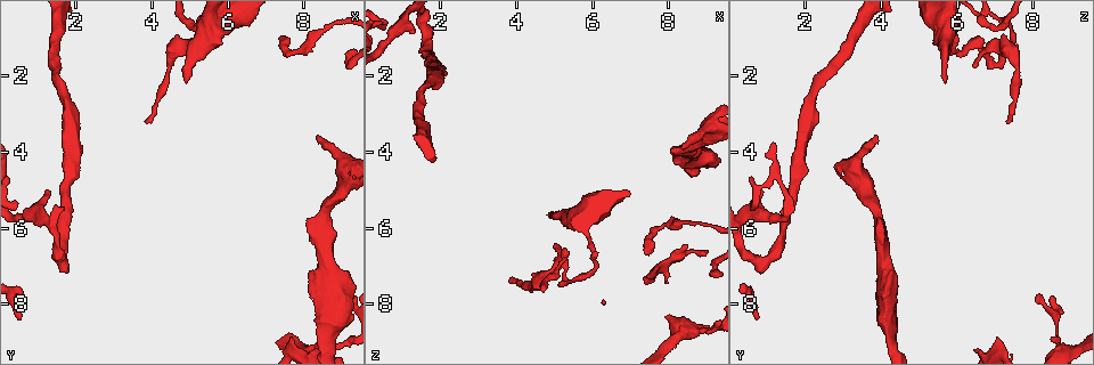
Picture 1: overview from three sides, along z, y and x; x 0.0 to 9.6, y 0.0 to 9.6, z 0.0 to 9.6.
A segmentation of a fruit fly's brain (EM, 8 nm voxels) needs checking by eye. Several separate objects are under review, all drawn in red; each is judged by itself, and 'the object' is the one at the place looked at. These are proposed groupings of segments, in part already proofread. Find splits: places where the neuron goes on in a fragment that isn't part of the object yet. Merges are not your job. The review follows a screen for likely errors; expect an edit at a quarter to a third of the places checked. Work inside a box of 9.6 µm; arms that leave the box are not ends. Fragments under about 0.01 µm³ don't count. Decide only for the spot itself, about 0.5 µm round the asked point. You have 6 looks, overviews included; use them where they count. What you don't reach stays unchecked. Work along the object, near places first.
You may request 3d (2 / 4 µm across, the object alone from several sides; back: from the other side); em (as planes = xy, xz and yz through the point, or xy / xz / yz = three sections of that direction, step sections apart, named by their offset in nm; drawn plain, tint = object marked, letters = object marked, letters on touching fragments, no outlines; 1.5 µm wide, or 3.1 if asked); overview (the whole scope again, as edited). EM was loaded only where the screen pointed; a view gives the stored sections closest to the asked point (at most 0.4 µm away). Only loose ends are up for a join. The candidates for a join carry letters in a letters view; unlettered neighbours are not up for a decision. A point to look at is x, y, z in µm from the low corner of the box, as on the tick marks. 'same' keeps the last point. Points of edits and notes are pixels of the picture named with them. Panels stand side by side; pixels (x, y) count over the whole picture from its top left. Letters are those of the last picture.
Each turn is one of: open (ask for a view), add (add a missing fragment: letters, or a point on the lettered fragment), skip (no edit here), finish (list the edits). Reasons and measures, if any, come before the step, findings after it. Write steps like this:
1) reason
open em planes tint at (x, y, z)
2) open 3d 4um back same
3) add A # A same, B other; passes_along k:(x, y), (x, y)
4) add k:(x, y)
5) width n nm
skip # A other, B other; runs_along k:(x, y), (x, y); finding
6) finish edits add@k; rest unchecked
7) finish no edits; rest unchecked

free end
open em xy step 4 tint at (8.35, 3.65, 3.85)

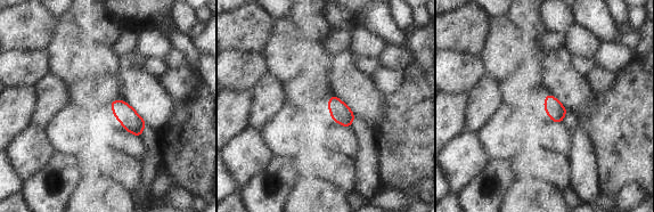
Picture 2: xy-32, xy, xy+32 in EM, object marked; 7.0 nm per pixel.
open em planes letters same

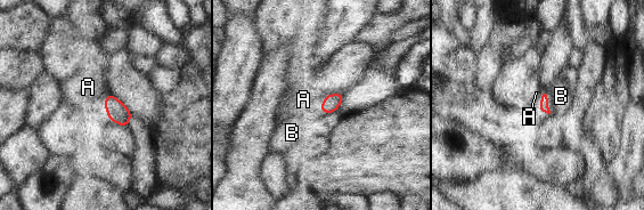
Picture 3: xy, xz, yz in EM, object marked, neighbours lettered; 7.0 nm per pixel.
add A # A same, B other; passes_along 3:(117, 112), (106, 98), (88, 87); it goes on there

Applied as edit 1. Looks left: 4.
open overview

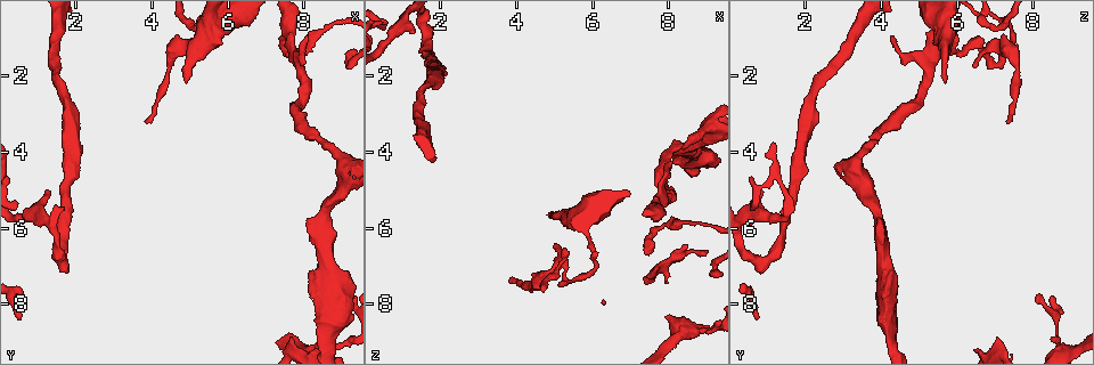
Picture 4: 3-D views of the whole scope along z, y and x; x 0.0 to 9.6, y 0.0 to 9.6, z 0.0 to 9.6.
an open end
open 3d 4um at (7.70, 8.90, 7.10)

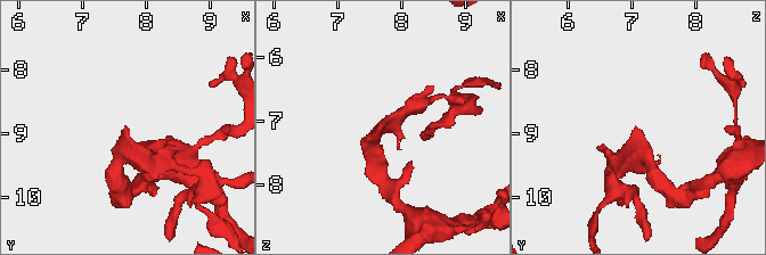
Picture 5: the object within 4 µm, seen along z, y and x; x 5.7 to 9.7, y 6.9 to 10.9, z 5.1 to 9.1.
now the EM
open em planes letters at (7.65, 8.90, 7.10)

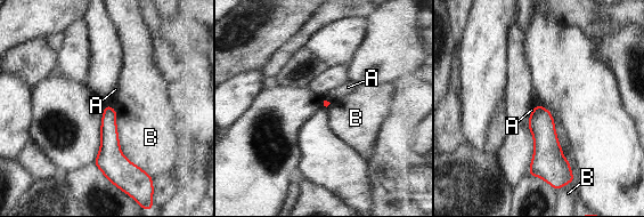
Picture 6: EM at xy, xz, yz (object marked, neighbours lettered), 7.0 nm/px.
longest_contact B 550 nm
skip # A other, B other; no lettered fragment goes on from it

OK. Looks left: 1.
finish edits add@3; rest unchecked

